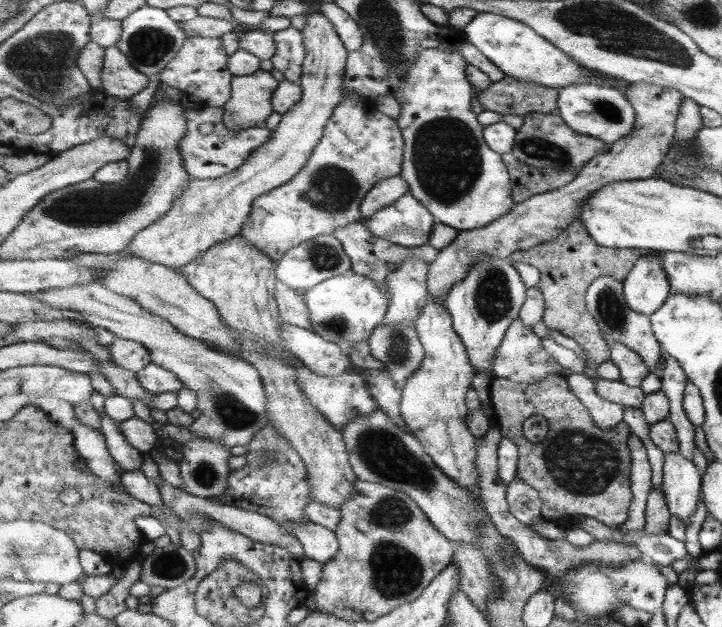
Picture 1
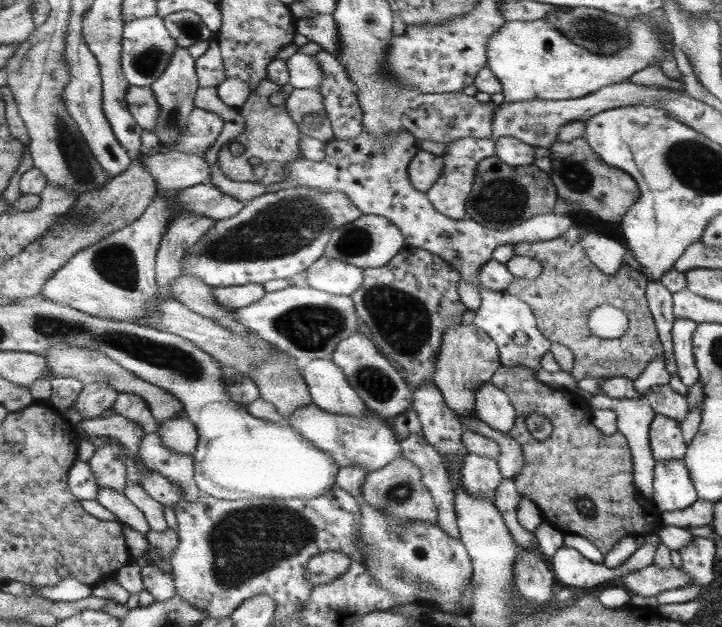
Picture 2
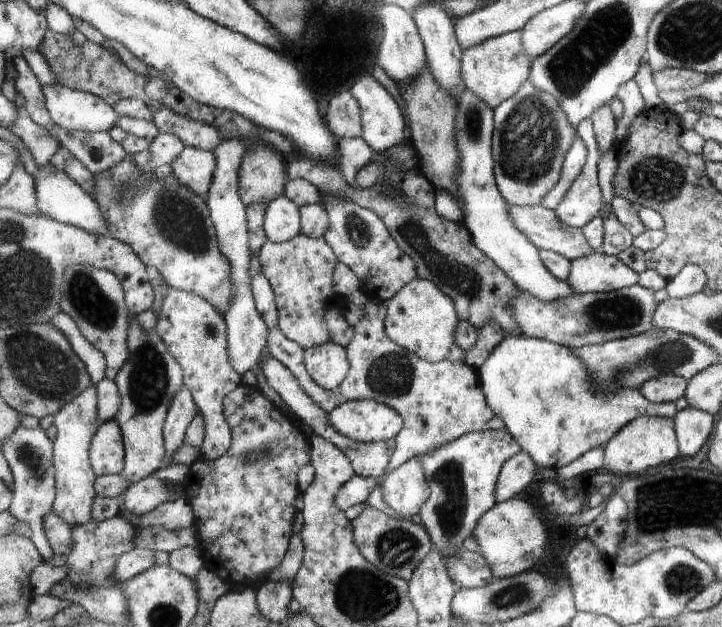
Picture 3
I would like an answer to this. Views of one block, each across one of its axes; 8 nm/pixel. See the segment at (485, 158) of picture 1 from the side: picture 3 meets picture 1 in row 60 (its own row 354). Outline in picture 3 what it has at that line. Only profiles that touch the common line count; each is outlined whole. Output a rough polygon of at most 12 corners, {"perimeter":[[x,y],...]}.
{"perimeter":[[419,277],[386,302],[389,338],[466,362],[455,301]]}

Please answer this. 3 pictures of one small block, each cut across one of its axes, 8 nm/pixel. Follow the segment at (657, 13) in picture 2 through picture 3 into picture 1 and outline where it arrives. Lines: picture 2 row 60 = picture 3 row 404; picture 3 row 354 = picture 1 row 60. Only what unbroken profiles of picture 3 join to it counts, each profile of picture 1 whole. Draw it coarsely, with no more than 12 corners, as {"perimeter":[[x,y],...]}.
{"perimeter":[[478,12],[462,31],[505,75],[558,91],[595,83],[532,26]]}

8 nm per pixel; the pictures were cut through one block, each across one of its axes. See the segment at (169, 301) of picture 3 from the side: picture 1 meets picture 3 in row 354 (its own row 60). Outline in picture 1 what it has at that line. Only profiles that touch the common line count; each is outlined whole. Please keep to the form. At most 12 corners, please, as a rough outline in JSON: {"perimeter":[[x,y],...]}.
{"perimeter":[[187,37],[160,83],[224,107],[234,78],[220,38]]}

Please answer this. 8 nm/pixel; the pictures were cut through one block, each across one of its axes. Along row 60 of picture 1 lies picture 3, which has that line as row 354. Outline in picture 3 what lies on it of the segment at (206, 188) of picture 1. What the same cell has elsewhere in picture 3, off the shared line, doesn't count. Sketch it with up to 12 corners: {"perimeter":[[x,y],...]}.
{"perimeter":[[327,343],[305,350],[319,386],[338,392],[350,373],[347,349]]}

